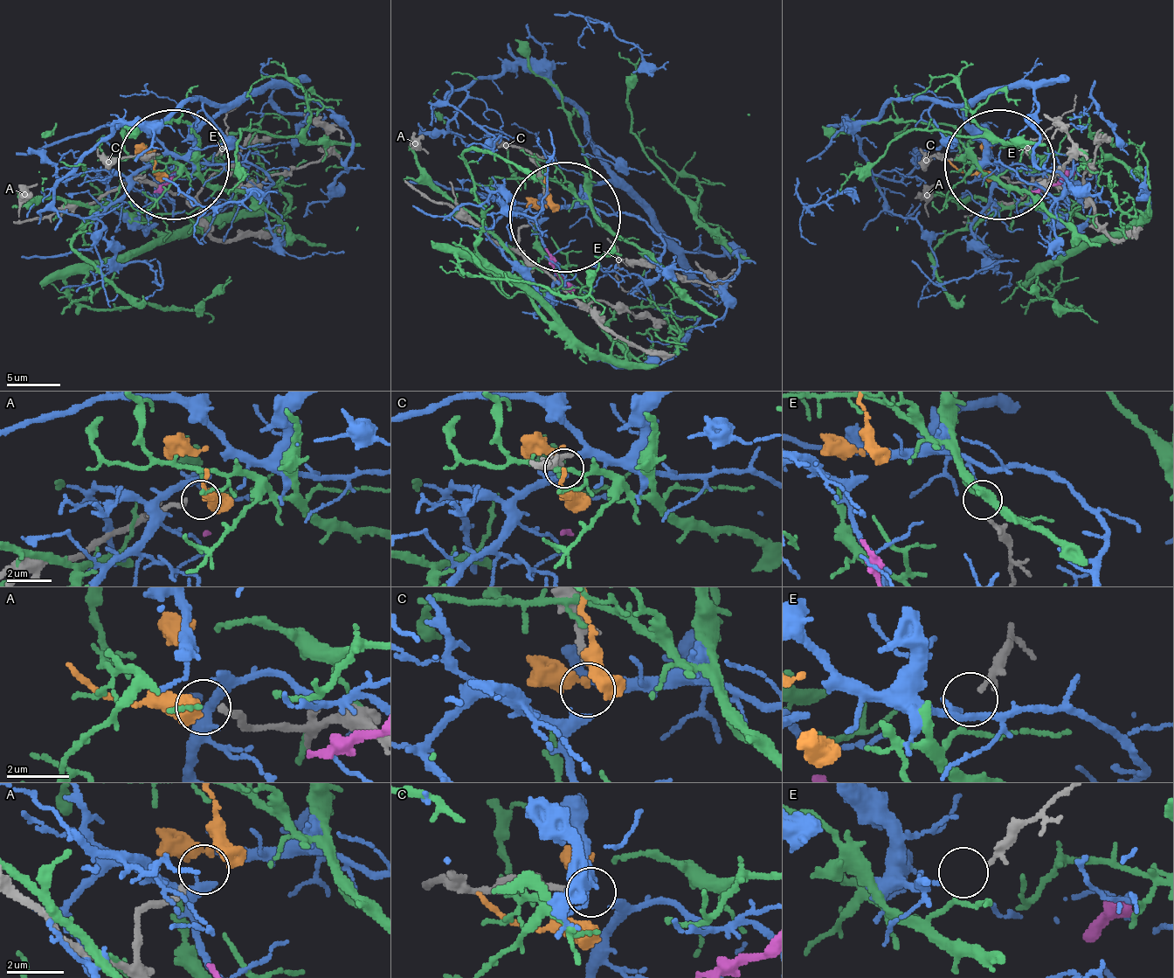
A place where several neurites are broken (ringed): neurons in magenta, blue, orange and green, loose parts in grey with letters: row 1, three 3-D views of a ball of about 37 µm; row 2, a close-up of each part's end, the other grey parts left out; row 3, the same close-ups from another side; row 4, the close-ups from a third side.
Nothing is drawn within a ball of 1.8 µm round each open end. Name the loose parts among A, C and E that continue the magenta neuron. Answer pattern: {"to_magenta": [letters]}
{"to_magenta": []}

